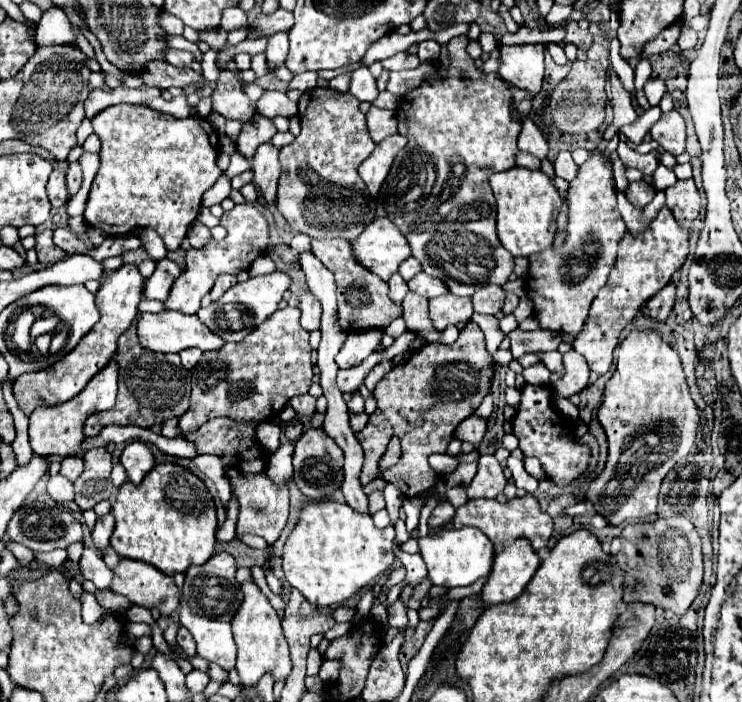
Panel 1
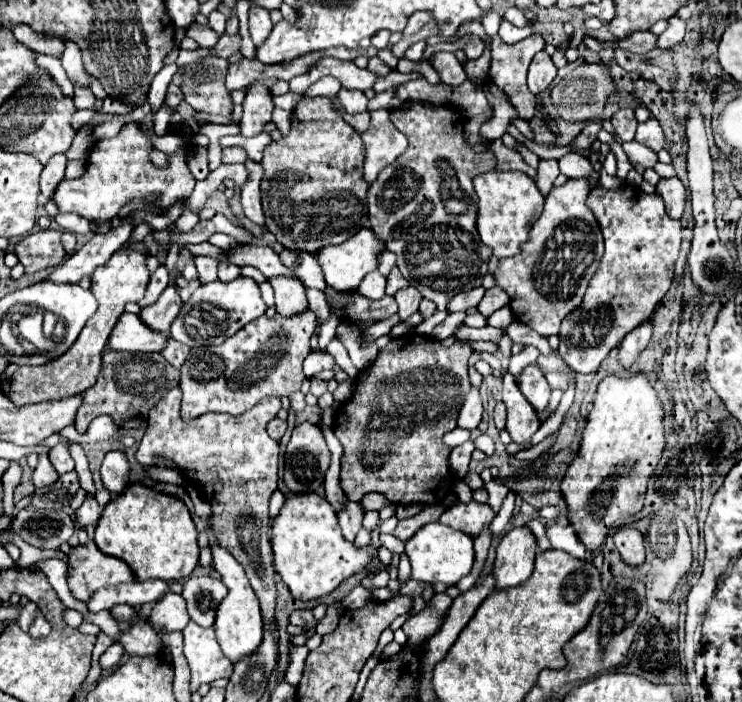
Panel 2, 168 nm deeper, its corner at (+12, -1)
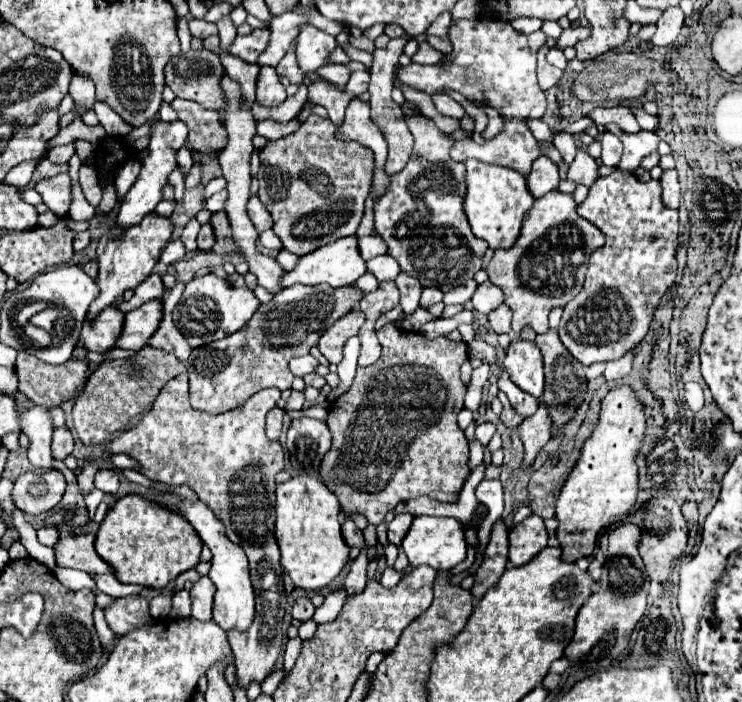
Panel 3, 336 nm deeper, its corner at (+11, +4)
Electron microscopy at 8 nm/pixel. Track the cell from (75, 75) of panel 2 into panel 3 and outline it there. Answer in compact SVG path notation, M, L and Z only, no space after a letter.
M73 76L71 86L69 86L69 94L75 102L77 108L81 108L83 112L93 110L95 104L95 86L91 80L83 78L83 76Z

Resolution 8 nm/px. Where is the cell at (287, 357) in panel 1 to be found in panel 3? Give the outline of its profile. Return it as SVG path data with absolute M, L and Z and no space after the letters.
M317 284L315 288L303 286L303 296L299 286L285 288L285 292L297 294L277 294L269 304L261 304L255 316L239 332L225 336L223 340L209 342L195 348L187 360L189 372L189 400L197 410L209 414L223 414L235 406L249 400L263 388L291 388L293 374L287 364L293 356L307 354L313 344L321 338L323 330L333 326L341 316L357 310L363 292L353 286L329 288L329 284Z

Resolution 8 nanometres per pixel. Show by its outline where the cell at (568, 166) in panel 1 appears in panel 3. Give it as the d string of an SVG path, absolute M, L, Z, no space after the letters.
M539 156L535 162L533 162L533 168L531 168L531 174L527 176L527 188L531 192L531 196L535 198L541 198L545 196L547 192L553 192L559 184L559 172L557 172L557 166L545 158L545 156Z

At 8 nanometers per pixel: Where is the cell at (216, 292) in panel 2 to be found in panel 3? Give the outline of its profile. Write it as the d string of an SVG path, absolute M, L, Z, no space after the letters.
M207 274L201 278L193 278L185 286L183 296L173 310L173 322L177 330L187 338L187 342L193 348L197 348L241 330L247 324L247 320L253 316L257 306L259 306L259 300L245 286L245 280L241 274L229 276L229 282L217 278L215 274Z

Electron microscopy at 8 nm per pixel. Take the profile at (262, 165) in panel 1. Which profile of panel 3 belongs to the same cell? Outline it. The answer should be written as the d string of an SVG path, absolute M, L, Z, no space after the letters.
M251 196L249 198L249 204L247 204L247 210L249 210L249 218L253 222L253 226L257 228L257 232L265 232L269 228L273 228L273 218L271 214L267 212L267 208L259 202L257 196Z

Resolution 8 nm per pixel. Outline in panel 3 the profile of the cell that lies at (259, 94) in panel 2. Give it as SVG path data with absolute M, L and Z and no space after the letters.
M263 66L257 80L257 102L263 106L277 106L287 98L285 86L279 82L279 76L273 66Z

